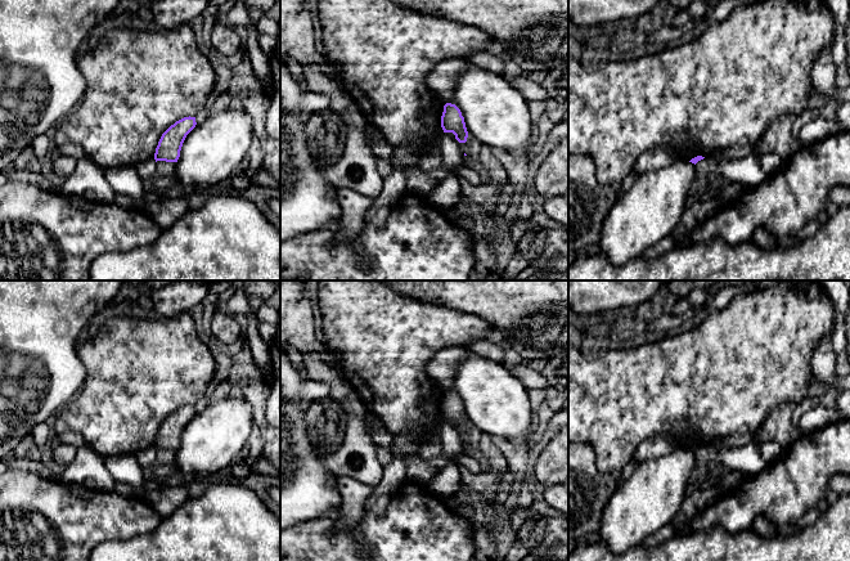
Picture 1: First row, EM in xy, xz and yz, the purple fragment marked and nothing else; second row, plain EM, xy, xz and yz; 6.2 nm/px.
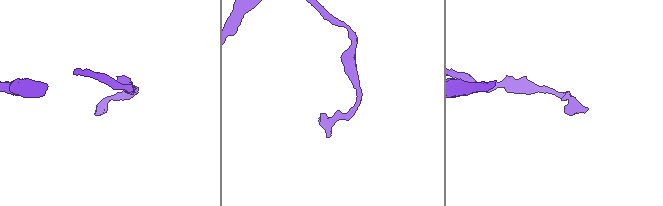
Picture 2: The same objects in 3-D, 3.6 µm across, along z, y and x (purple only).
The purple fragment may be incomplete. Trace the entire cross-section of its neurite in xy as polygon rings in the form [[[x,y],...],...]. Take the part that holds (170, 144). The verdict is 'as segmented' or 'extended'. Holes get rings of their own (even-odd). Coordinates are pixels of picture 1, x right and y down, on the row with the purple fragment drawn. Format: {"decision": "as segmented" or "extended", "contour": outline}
{"decision": "as segmented", "contour": [[[184,117],[171,125],[161,136],[154,160],[177,162],[186,135],[195,127],[195,117]]]}

